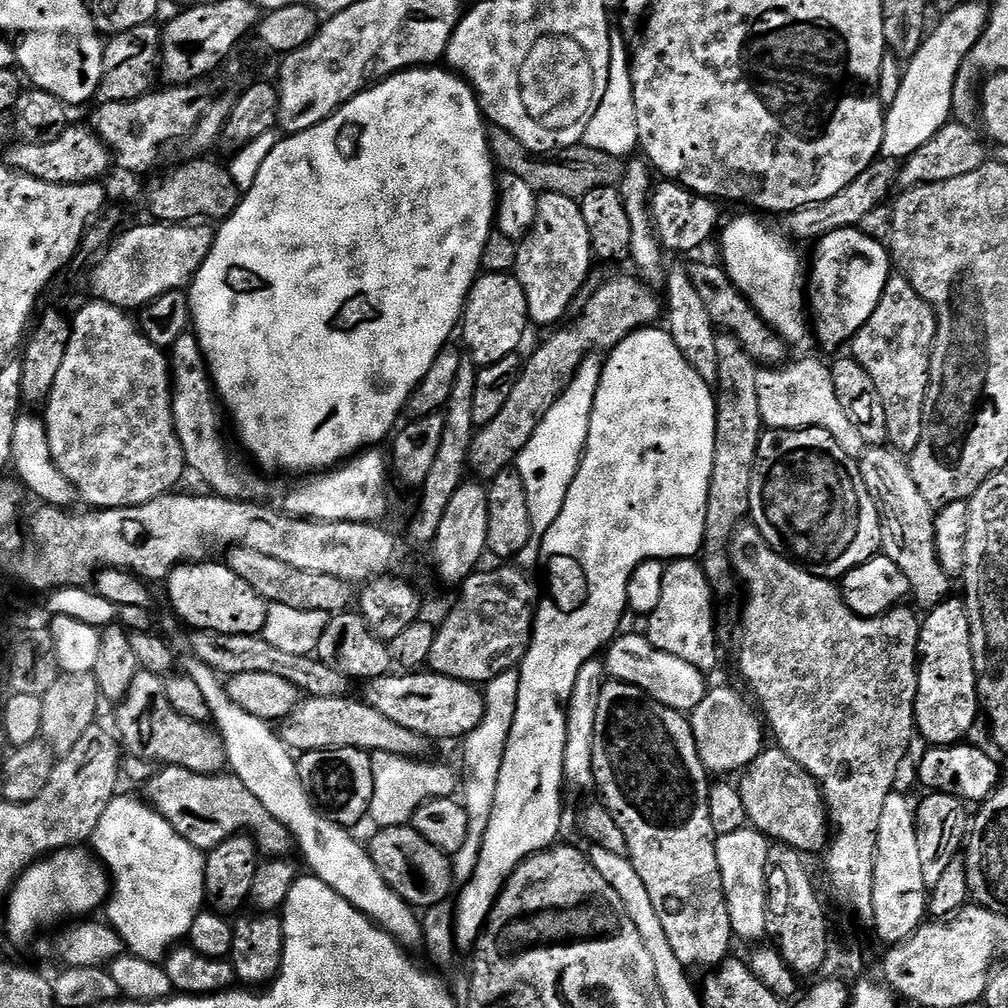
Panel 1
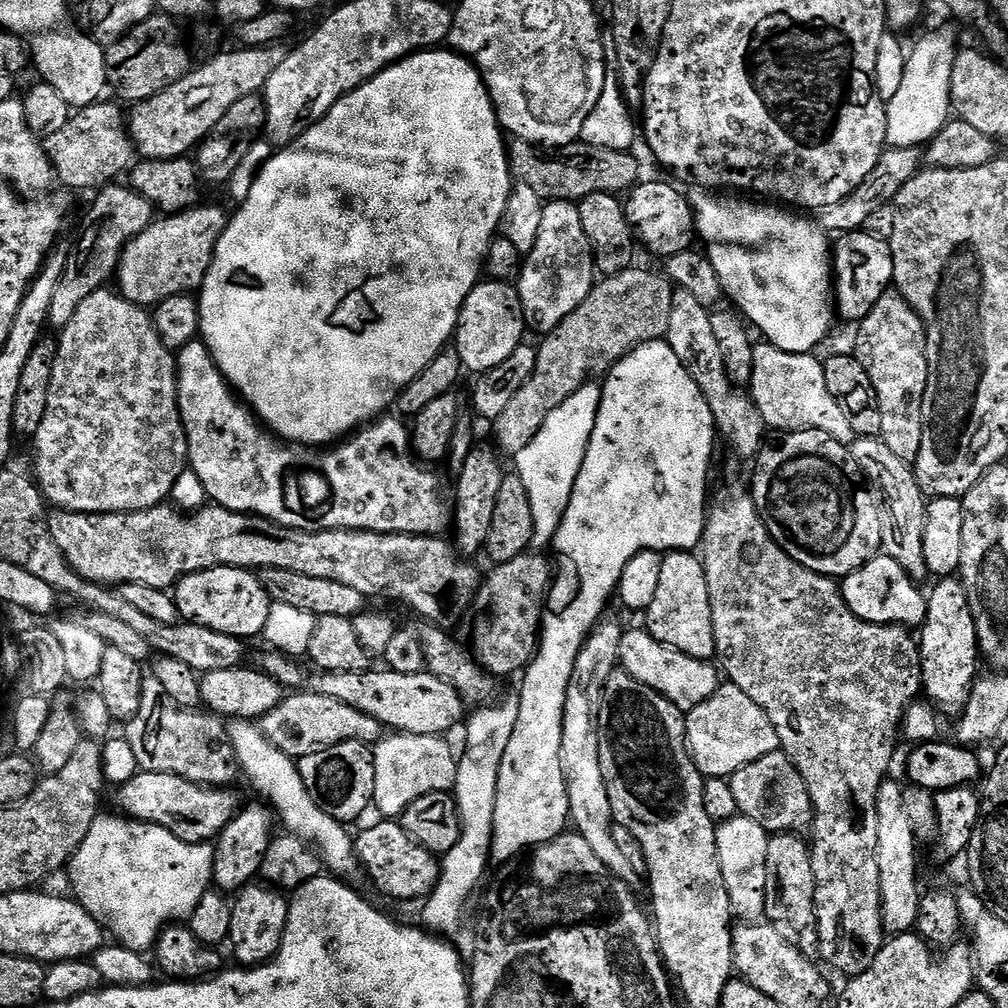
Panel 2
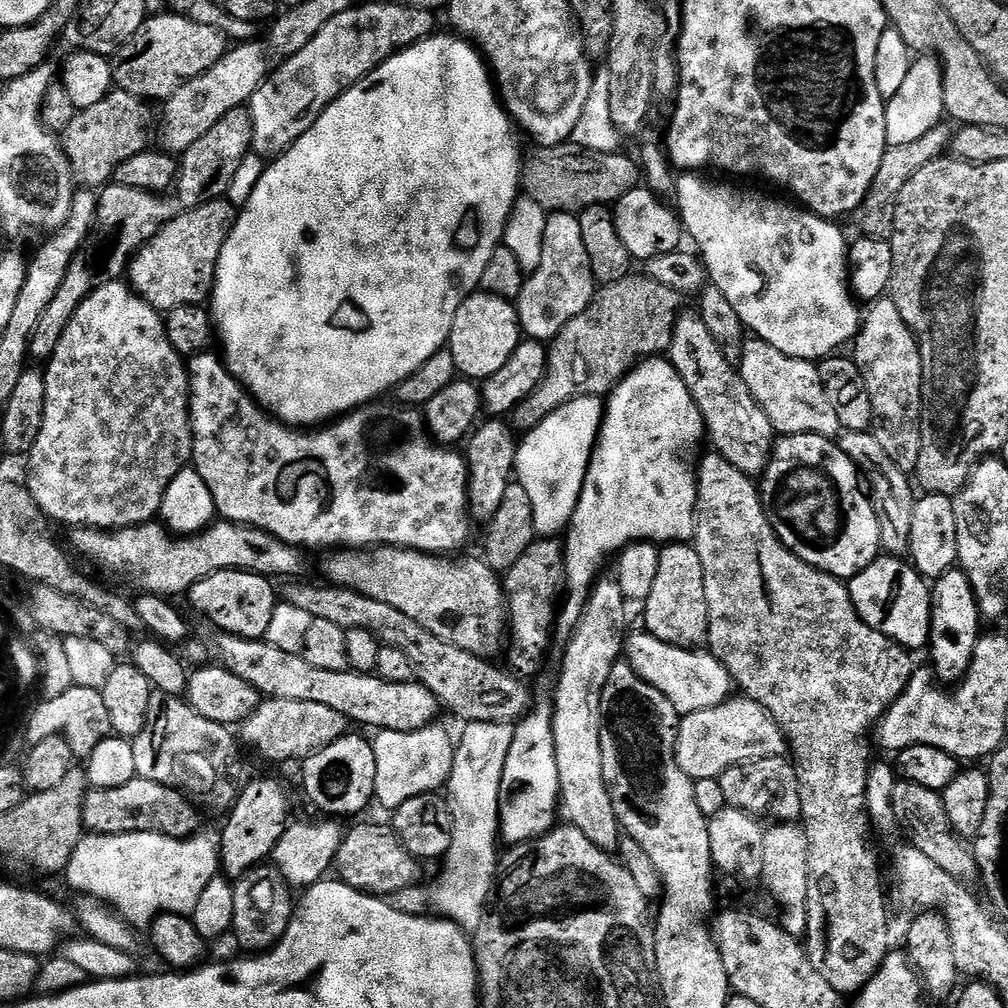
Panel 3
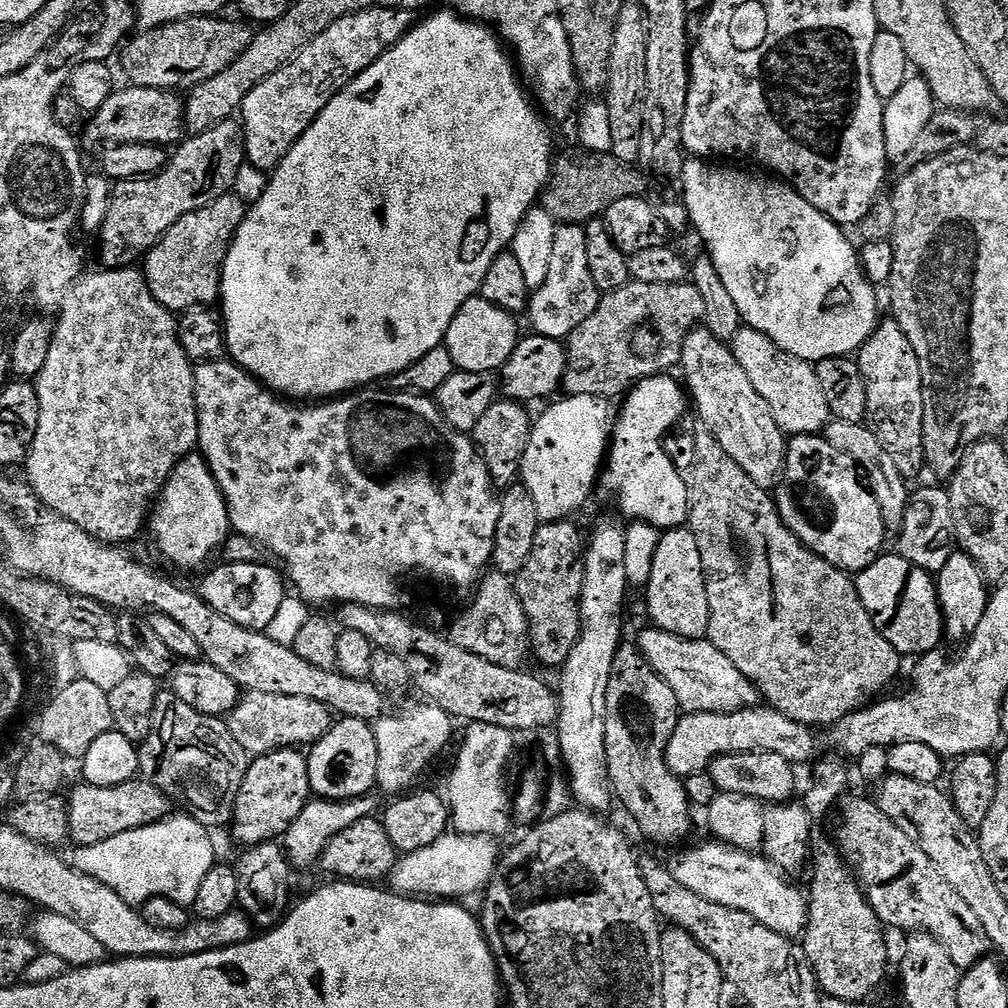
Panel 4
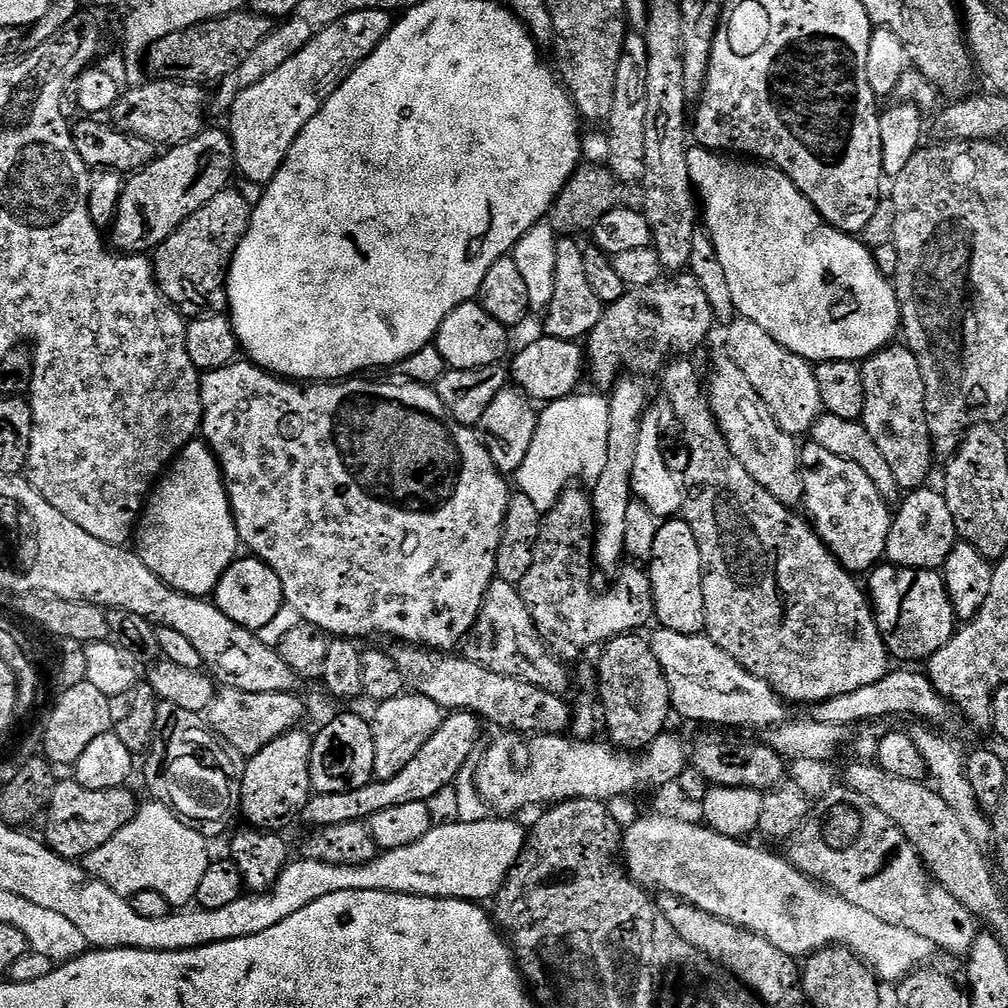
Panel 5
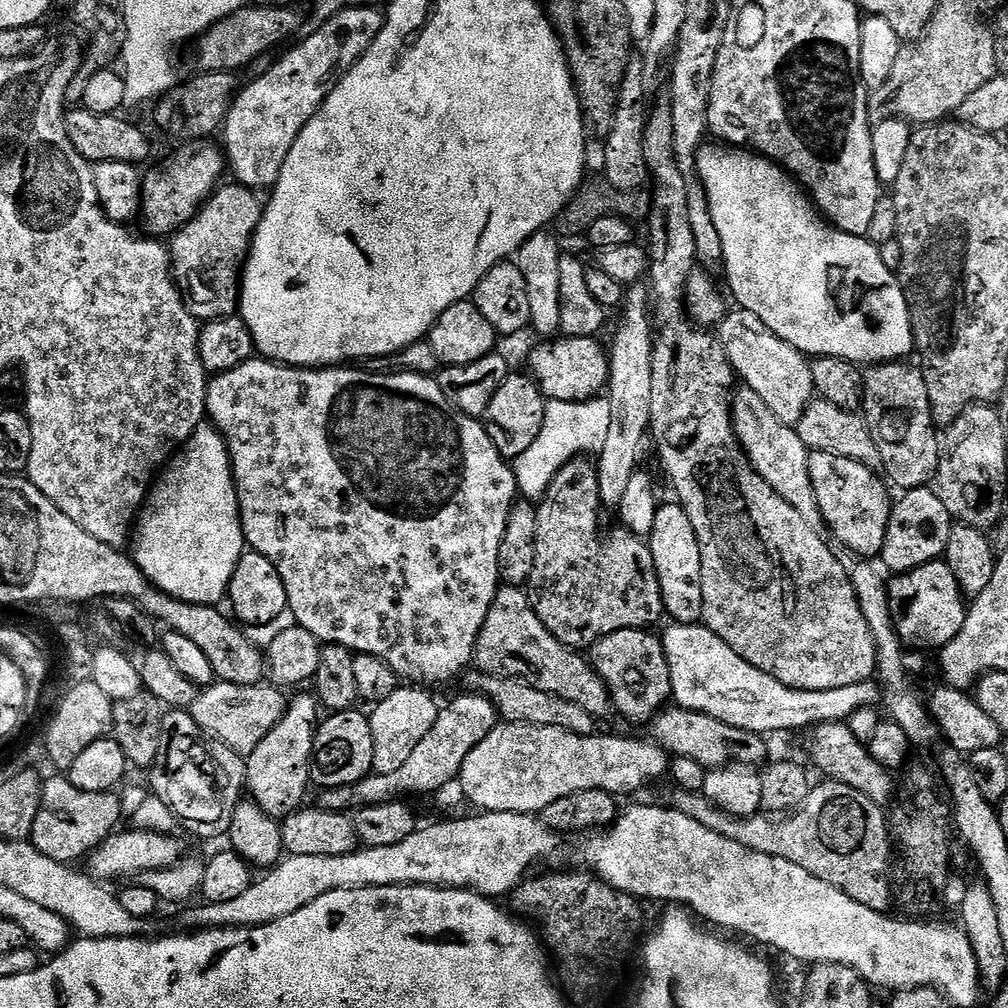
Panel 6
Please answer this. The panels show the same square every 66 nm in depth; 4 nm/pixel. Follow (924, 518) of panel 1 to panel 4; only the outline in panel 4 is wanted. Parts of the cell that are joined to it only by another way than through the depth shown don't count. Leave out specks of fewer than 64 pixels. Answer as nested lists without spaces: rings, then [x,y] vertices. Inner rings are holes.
[[[833,418],[828,421],[828,426],[822,435],[825,440],[830,442],[830,446],[842,449],[866,477],[872,493],[876,496],[878,506],[882,510],[882,522],[885,529],[899,530],[910,499],[910,484],[902,474],[898,474],[898,469],[895,468],[890,454],[886,454],[886,450],[882,450],[882,442],[878,442],[871,427],[864,422],[846,422]]]

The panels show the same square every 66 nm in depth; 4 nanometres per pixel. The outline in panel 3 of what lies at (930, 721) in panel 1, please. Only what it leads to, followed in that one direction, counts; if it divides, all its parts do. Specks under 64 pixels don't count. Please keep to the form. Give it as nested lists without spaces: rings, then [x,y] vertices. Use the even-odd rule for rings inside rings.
[[[954,567],[942,574],[931,585],[932,590],[932,629],[928,635],[930,653],[932,652],[931,667],[941,682],[959,682],[968,673],[968,667],[974,656],[976,643],[980,641],[982,617],[976,601],[974,590],[970,586],[970,578]]]

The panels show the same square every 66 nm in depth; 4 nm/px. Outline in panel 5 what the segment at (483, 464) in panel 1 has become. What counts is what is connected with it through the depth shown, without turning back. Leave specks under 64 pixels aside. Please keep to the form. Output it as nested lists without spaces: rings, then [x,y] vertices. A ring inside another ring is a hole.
[[[691,274],[662,278],[645,288],[629,287],[618,302],[605,307],[601,321],[586,337],[590,380],[592,376],[593,382],[600,387],[597,389],[608,390],[621,379],[623,368],[629,368],[632,374],[659,373],[666,362],[677,355],[676,351],[688,354],[711,334],[712,327],[717,327],[717,324],[701,283]]]

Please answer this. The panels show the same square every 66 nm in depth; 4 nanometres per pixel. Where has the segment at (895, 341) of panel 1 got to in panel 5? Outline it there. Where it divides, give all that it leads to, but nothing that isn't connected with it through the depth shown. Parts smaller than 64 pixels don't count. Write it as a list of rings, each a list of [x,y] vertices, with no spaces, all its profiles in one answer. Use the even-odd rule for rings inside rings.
[[[893,342],[880,352],[869,356],[862,364],[862,386],[866,394],[862,423],[874,438],[878,450],[886,457],[890,470],[901,490],[915,490],[929,483],[928,475],[932,472],[932,439],[928,433],[926,422],[926,386],[922,382],[922,370],[918,366],[918,358],[903,343]]]

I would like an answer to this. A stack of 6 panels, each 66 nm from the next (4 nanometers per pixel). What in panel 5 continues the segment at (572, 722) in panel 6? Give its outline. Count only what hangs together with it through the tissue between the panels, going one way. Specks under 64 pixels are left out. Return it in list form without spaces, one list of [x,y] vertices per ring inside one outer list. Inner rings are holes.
[[[403,642],[393,643],[390,651],[394,662],[402,669],[407,687],[415,695],[430,698],[441,710],[472,712],[481,721],[497,724],[504,732],[559,736],[569,731],[572,722],[569,701],[558,694],[550,694],[550,690],[530,686],[530,682],[518,678],[494,674],[494,670],[478,666],[478,662],[463,654],[445,654]]]

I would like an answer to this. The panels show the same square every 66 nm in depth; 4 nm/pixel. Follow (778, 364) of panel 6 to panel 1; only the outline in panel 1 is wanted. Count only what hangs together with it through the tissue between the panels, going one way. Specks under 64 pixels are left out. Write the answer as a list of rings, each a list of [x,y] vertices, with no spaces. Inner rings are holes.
[[[800,360],[787,366],[768,366],[758,374],[758,410],[763,427],[768,430],[802,430],[821,428],[826,430],[846,450],[846,454],[861,457],[866,451],[862,434],[842,411],[838,394],[834,394],[832,369],[820,360]]]

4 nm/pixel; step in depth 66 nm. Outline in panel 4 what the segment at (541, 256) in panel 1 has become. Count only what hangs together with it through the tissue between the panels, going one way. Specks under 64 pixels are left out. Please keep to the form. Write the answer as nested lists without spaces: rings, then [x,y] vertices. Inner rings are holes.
[[[560,224],[554,236],[553,255],[550,257],[546,281],[529,297],[526,319],[533,327],[533,333],[558,341],[566,340],[582,322],[594,314],[601,295],[591,277],[583,225]]]

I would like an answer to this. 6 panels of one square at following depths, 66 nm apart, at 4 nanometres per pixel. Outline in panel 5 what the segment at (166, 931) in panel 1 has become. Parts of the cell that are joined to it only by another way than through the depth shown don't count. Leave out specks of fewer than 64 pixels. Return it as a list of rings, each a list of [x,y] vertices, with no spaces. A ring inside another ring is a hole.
[[[151,802],[152,804],[141,803],[137,809],[136,816],[126,826],[122,826],[122,830],[118,830],[118,834],[114,834],[114,838],[110,838],[110,842],[106,842],[106,846],[98,846],[98,850],[94,850],[89,856],[83,857],[82,866],[92,876],[96,876],[102,882],[106,882],[106,886],[110,886],[110,890],[114,890],[120,896],[133,897],[142,894],[142,890],[154,890],[158,894],[162,894],[162,898],[166,898],[169,905],[184,904],[180,906],[188,906],[195,901],[196,891],[202,882],[202,877],[206,874],[210,863],[210,855],[208,856],[208,840],[199,832],[199,827],[193,826],[189,821],[181,818],[177,813],[173,812],[167,804],[159,802]]]

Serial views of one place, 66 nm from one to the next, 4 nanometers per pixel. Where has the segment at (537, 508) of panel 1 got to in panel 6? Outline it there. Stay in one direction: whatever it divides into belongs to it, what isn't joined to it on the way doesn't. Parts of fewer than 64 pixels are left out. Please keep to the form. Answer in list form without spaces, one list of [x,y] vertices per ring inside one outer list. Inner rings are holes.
[[[548,401],[546,418],[542,422],[542,430],[538,430],[538,438],[534,438],[534,446],[530,446],[530,450],[526,450],[526,454],[514,462],[519,495],[533,502],[543,500],[562,468],[577,458],[600,453],[602,446],[606,446],[609,434],[610,406],[606,402]]]

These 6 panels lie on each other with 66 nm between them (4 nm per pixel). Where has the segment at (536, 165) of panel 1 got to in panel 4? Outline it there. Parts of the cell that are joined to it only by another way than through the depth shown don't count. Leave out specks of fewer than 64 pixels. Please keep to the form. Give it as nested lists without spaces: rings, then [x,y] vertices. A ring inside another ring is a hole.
[[[575,150],[565,156],[557,155],[552,165],[552,177],[542,193],[542,206],[560,224],[585,225],[589,220],[603,217],[614,202],[631,196],[644,196],[649,191],[648,177],[639,167],[624,164],[606,152]]]

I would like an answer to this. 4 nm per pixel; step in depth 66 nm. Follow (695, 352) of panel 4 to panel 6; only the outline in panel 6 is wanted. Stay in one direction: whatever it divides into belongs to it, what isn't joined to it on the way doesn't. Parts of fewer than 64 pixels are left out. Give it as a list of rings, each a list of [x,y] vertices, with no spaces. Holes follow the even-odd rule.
[[[740,386],[735,389],[732,398],[732,429],[736,431],[738,442],[749,462],[754,466],[754,470],[758,470],[758,474],[762,474],[762,478],[766,478],[770,490],[786,498],[786,502],[790,502],[790,506],[798,510],[798,515],[805,522],[810,522],[814,531],[823,533],[825,527],[822,510],[818,510],[814,482],[810,482],[810,453],[795,427],[778,422],[770,406],[766,406],[766,402],[762,402],[762,398],[754,394],[754,390]]]

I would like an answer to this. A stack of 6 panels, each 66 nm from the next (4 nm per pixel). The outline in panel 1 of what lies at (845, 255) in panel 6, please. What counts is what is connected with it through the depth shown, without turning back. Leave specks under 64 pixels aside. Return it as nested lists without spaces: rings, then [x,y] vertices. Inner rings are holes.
[[[748,215],[752,216],[736,216],[729,224],[727,221],[723,225],[718,236],[720,252],[724,255],[722,267],[728,272],[732,285],[744,293],[757,314],[776,329],[785,342],[795,346],[810,332],[810,324],[806,319],[805,257],[804,260],[800,257],[800,252],[796,249],[799,247],[783,231],[775,232],[774,229],[767,228],[759,220],[759,215]]]

